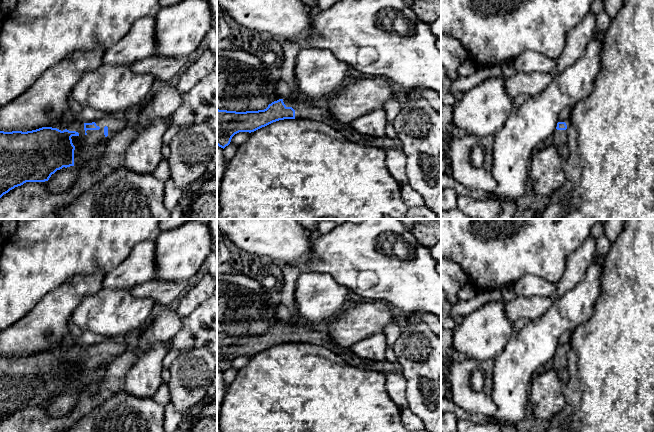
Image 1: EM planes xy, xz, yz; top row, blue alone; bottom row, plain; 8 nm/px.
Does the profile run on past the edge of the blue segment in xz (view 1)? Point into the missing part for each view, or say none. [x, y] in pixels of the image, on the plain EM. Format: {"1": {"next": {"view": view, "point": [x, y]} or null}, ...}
{"1": {"next": {"view": "xz", "point": [303, 334]}}}

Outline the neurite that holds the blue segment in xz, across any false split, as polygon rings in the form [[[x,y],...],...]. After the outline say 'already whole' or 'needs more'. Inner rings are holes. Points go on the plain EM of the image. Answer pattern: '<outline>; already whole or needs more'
[[[279,323],[264,334],[236,336],[217,333],[217,369],[225,372],[232,361],[239,356],[254,356],[273,346],[284,343],[309,343],[324,347],[339,355],[347,364],[363,370],[378,371],[387,375],[403,375],[403,368],[398,363],[372,361],[356,356],[350,347],[339,345],[326,332],[308,327],[305,323],[292,325]]]; needs more

